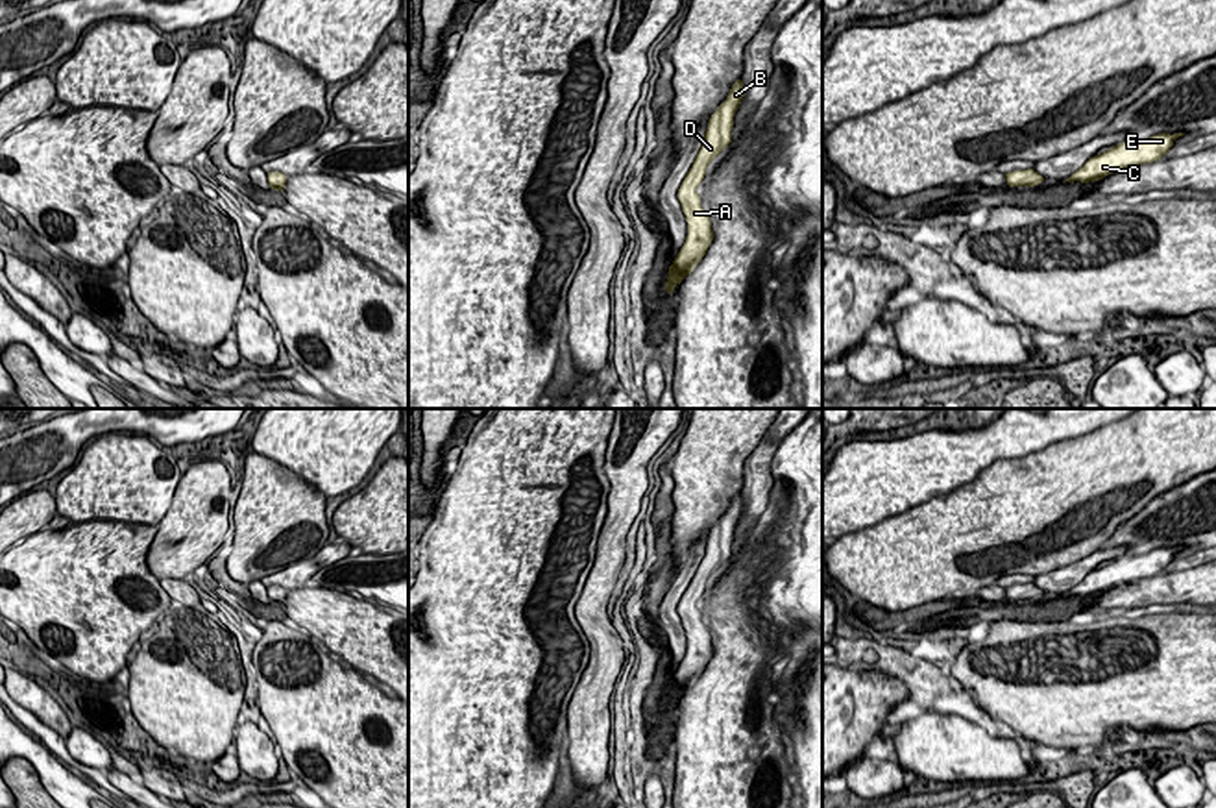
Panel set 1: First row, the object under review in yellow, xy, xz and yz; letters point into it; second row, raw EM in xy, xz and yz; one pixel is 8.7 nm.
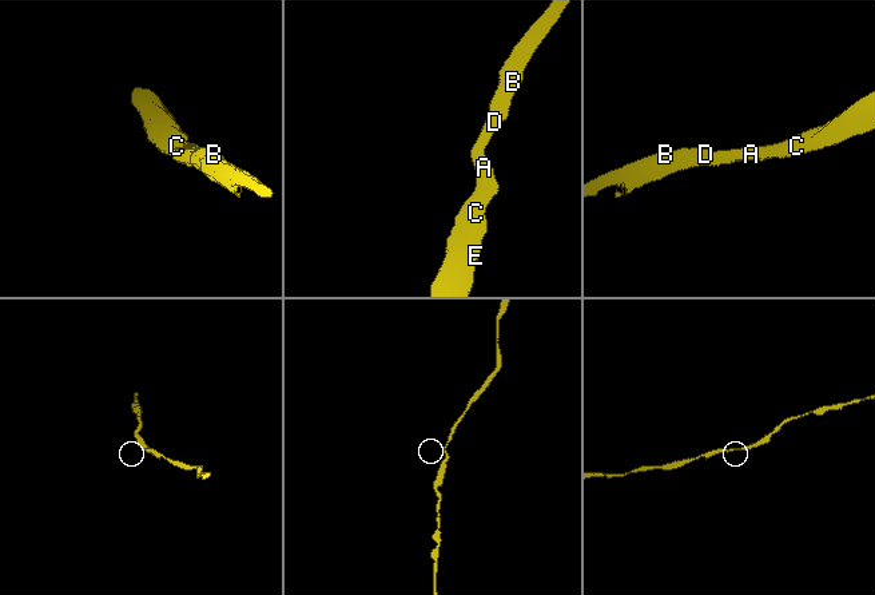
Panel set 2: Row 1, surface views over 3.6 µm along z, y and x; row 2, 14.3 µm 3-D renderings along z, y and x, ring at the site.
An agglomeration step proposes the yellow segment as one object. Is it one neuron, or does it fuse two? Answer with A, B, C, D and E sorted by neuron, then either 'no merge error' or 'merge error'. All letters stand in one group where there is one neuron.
A B C D E | no merge error

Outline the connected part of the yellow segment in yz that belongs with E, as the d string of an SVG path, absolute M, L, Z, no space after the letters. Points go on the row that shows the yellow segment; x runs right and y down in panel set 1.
M1159 133L1146 141L1125 141L1122 144L1109 148L1103 153L1090 157L1066 181L1068 183L1074 183L1074 181L1094 183L1113 172L1153 163L1161 159L1162 155L1166 155L1170 148L1173 146L1173 141L1183 135L1185 133L1173 133L1173 135Z

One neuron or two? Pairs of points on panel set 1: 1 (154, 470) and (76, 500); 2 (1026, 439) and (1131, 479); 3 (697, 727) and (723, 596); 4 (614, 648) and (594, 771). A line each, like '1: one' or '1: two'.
1: one
2: two
3: one
4: one

